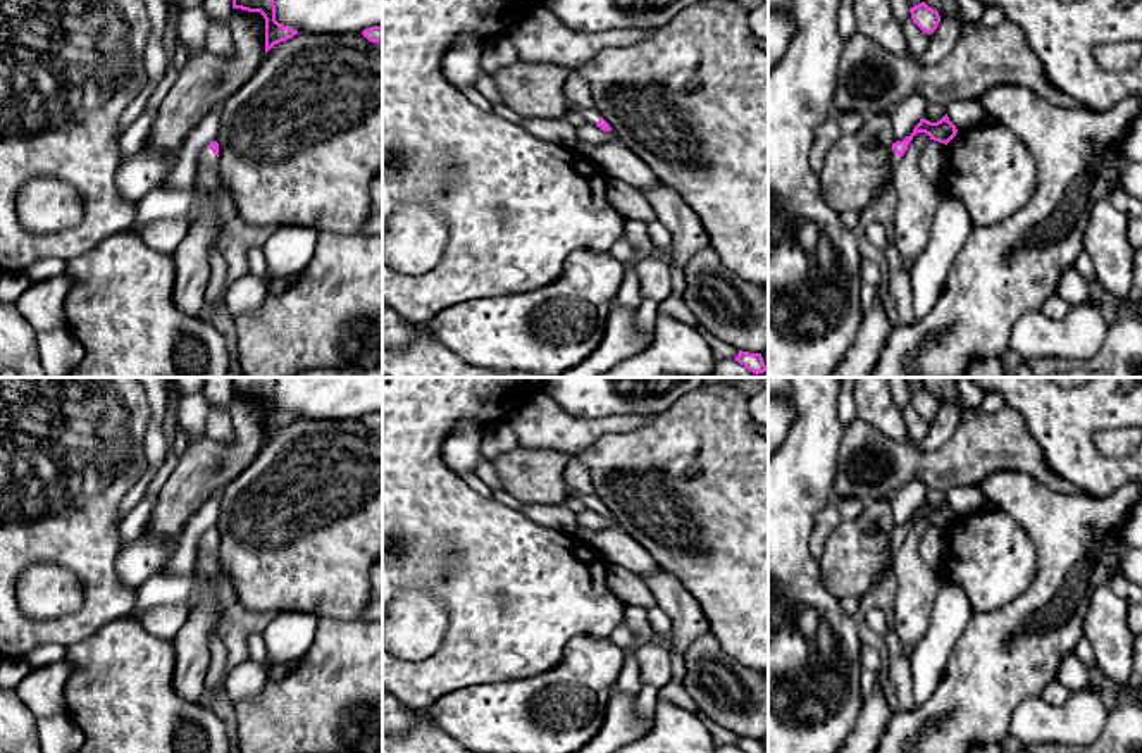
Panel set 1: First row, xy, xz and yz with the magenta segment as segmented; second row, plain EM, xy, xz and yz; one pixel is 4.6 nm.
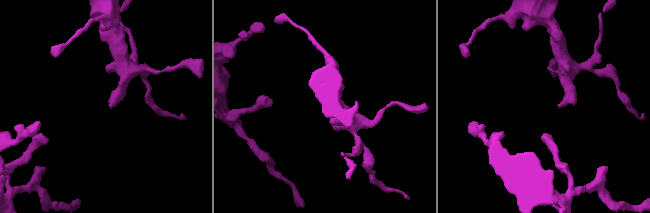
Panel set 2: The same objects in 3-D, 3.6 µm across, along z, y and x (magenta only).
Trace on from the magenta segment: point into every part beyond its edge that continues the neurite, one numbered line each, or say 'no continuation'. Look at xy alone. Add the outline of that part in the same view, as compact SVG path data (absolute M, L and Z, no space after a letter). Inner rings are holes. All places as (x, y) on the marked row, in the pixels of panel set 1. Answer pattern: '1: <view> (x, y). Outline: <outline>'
1: xy (205, 157). Outline: M205 145L205 146L200 150L198 165L217 164L217 160L219 160L219 157L210 150L208 145Z

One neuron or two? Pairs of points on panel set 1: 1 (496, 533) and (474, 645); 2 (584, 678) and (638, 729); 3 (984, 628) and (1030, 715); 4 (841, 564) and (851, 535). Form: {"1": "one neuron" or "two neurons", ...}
{"1": "one neuron", "2": "two neurons", "3": "two neurons", "4": "one neuron"}

